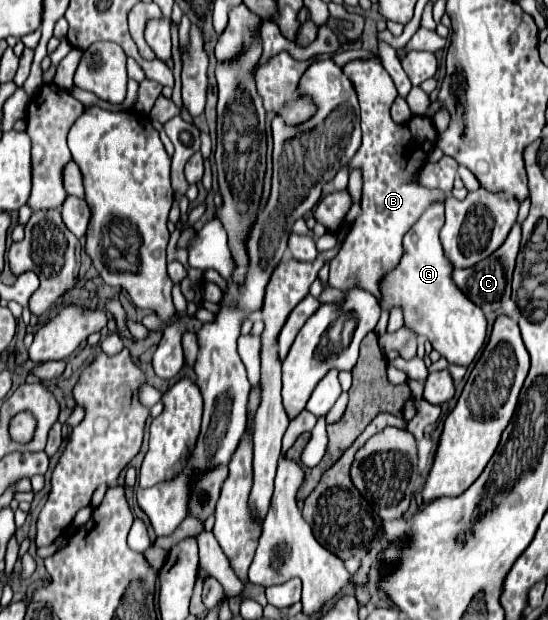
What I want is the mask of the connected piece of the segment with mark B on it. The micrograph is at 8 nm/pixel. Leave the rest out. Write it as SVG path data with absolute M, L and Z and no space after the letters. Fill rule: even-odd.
M373 53L369 59L355 59L343 65L343 73L355 87L361 105L361 129L363 143L349 163L349 171L359 169L363 175L363 197L361 213L353 221L339 253L331 259L329 285L351 291L355 287L369 291L379 297L381 277L393 269L401 259L401 239L413 227L413 223L431 207L435 201L445 201L447 193L437 189L427 189L419 185L417 177L427 163L429 153L437 145L437 129L429 117L411 117L407 123L395 123L391 119L391 105L397 97L395 83L385 71L381 57ZM417 131L429 131L429 135L419 141ZM387 227L387 229L375 229ZM379 231L379 233L375 233Z

